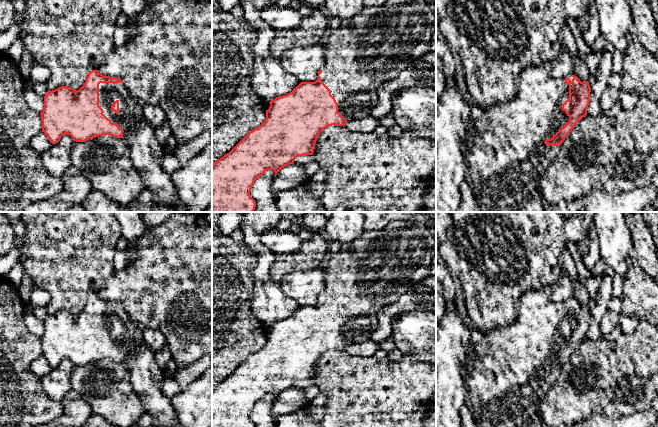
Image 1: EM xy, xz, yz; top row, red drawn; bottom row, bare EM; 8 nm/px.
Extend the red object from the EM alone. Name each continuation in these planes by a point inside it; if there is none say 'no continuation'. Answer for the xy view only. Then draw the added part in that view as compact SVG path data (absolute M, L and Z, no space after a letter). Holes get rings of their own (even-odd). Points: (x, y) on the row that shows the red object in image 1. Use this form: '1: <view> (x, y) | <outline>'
1: xy (130, 110) | M100 83L99 106L112 123L117 123L123 129L123 137L128 141L137 130L139 118L143 114L143 104L132 97L124 83ZM116 100L119 101L118 114L111 109Z

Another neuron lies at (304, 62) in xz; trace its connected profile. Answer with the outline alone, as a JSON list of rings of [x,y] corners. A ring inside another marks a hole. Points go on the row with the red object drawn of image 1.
[[[324,44],[293,47],[284,51],[280,63],[288,73],[294,74],[301,82],[315,82],[318,72],[326,64]]]

